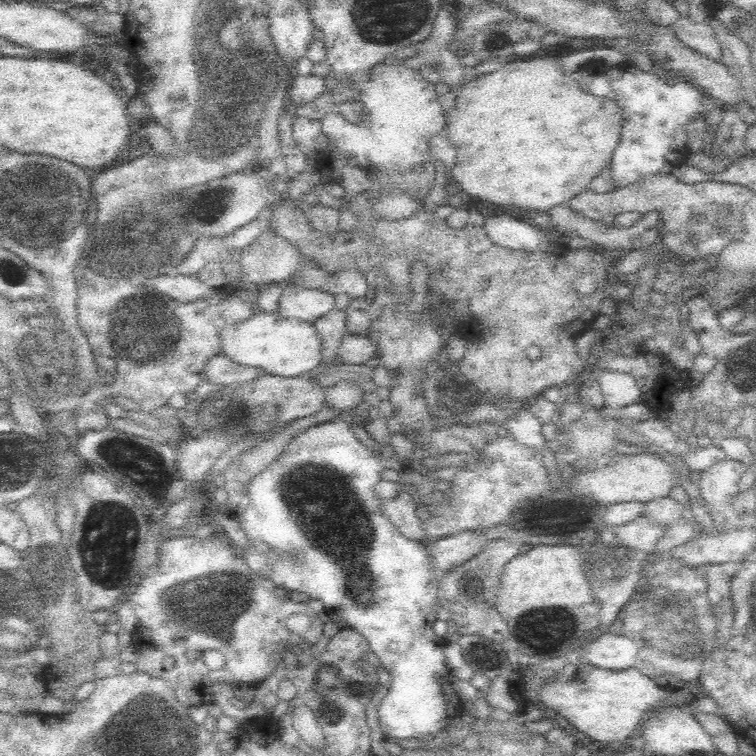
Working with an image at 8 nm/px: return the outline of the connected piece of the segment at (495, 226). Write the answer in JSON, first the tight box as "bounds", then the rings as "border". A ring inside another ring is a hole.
{"bounds":[482,214,562,252],"border":[[[506,214],[490,216],[484,220],[482,226],[492,240],[492,244],[498,244],[502,248],[512,250],[526,250],[534,252],[538,248],[548,248],[550,244],[562,242],[560,232],[544,232],[542,228],[534,228],[522,220],[514,220]]]}

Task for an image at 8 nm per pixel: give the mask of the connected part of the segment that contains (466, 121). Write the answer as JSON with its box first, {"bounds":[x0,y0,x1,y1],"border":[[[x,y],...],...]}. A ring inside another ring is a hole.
{"bounds":[444,58,622,214],"border":[[[532,58],[532,60],[510,60],[506,66],[502,66],[500,70],[492,72],[492,74],[484,74],[478,76],[476,80],[464,82],[458,88],[458,98],[456,98],[456,106],[454,110],[446,116],[446,130],[444,134],[448,136],[448,140],[454,144],[458,156],[456,156],[456,168],[452,168],[452,174],[448,174],[448,178],[456,180],[454,184],[464,192],[468,192],[470,196],[500,204],[500,206],[518,206],[518,208],[526,208],[526,210],[538,210],[540,214],[548,214],[554,206],[560,206],[562,202],[570,202],[572,198],[576,198],[580,192],[586,192],[590,182],[600,174],[602,168],[606,168],[610,164],[610,158],[614,154],[614,148],[620,140],[620,128],[622,128],[622,116],[620,116],[620,106],[614,100],[604,100],[604,98],[596,98],[588,92],[584,92],[576,80],[572,76],[566,76],[562,72],[562,68],[552,60],[552,58]]]}

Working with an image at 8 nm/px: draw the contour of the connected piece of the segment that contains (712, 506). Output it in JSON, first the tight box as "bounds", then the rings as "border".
{"bounds":[700,460,750,532],"border":[[[722,460],[710,466],[708,470],[700,472],[700,504],[704,504],[710,512],[712,524],[720,532],[728,532],[734,528],[742,528],[740,524],[740,510],[732,508],[732,500],[740,494],[738,482],[744,472],[750,468],[736,460]]]}

